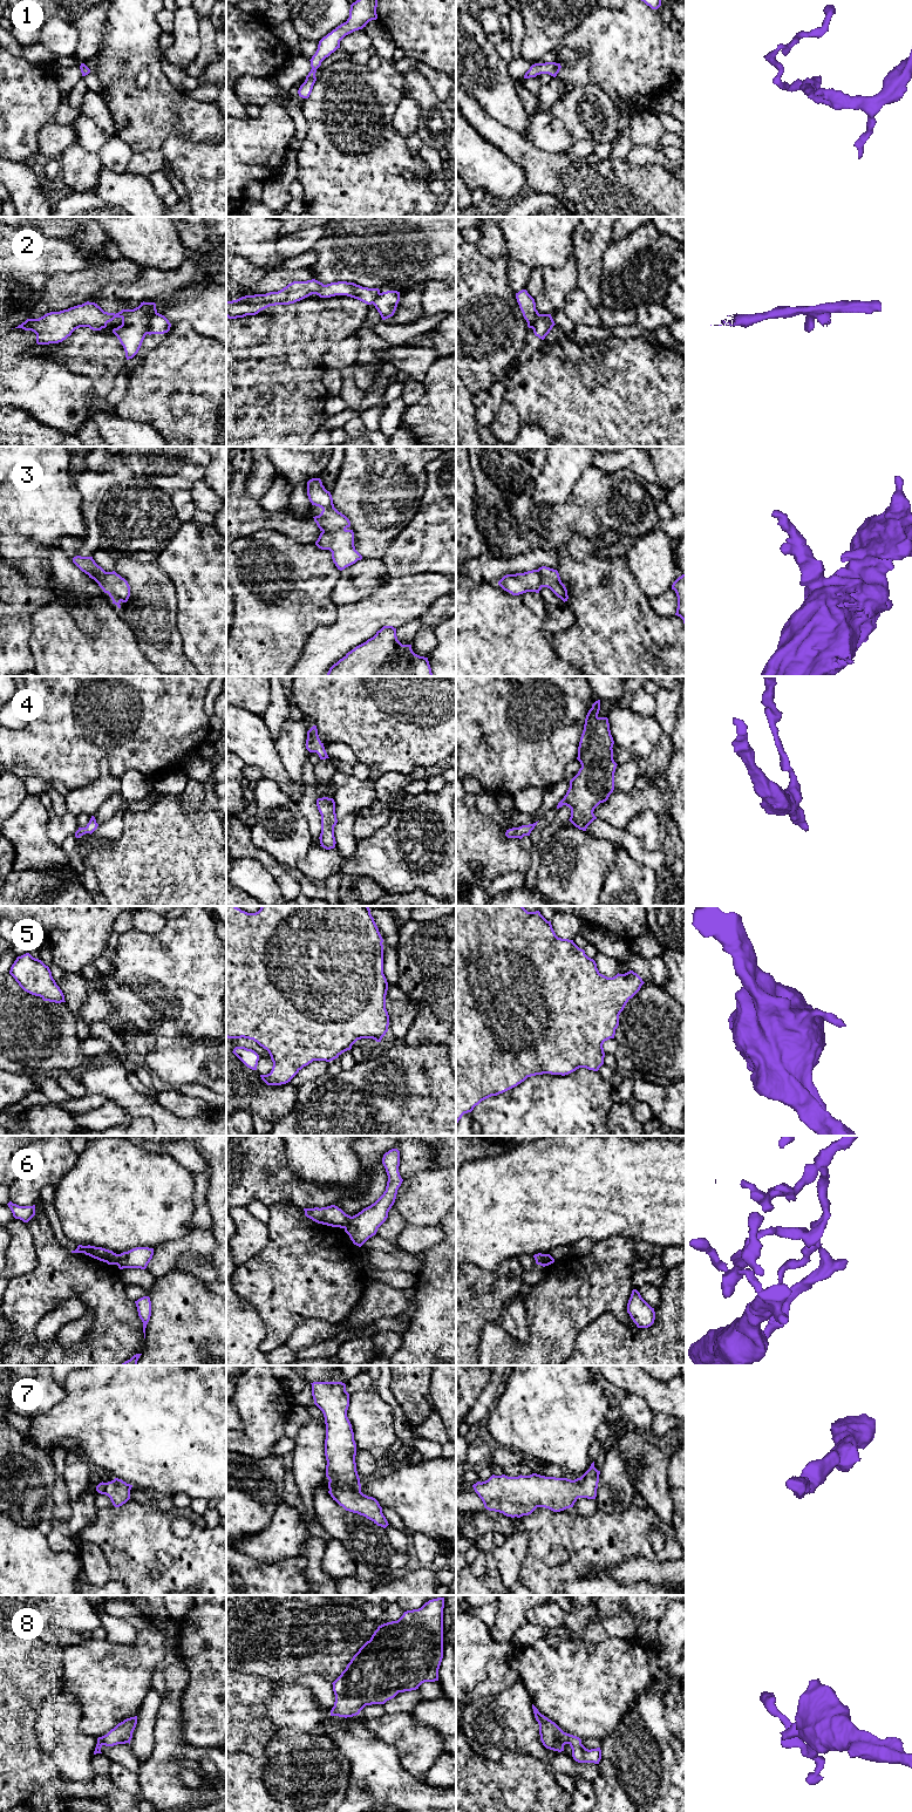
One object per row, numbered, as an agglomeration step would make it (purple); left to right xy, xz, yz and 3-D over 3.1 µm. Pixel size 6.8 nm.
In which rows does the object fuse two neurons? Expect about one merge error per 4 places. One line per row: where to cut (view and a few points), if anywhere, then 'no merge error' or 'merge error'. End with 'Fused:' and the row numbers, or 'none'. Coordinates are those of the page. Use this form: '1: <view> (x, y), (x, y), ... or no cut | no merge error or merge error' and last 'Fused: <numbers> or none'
1: no cut | no merge error
2: xy (156, 312), (150, 318), (145, 333) | merge error
3: no cut | no merge error
4: no cut | no merge error
5: no cut | no merge error
6: xz (351, 1217), (344, 1227) | merge error
7: no cut | no merge error
8: no cut | no merge error
Fused: 2, 6

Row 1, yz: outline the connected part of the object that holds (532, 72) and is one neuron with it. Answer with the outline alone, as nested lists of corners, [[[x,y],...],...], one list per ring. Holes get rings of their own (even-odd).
[[[556,62],[535,63],[525,73],[524,79],[536,77],[537,75],[540,74],[549,74],[556,77],[560,68],[562,68],[560,63]]]

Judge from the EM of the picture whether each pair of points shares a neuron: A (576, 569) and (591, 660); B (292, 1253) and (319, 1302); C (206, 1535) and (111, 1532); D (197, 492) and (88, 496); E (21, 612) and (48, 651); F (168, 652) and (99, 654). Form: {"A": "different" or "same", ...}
{"A": "same", "B": "same", "C": "same", "D": "different", "E": "different", "F": "different"}

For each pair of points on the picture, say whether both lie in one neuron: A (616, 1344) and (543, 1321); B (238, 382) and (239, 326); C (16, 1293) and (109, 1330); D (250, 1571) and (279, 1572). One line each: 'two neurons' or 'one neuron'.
A: two neurons
B: two neurons
C: one neuron
D: one neuron

